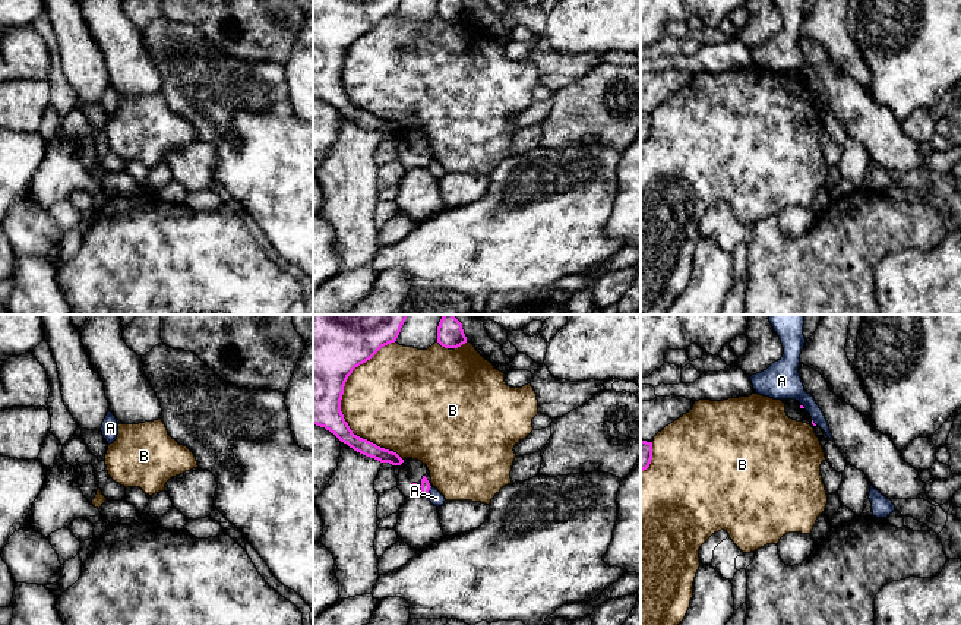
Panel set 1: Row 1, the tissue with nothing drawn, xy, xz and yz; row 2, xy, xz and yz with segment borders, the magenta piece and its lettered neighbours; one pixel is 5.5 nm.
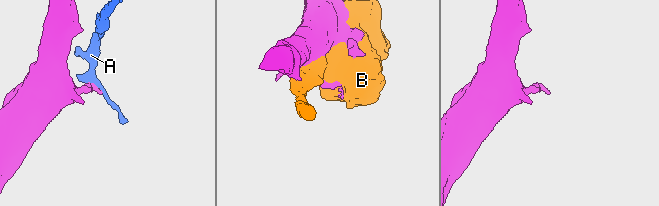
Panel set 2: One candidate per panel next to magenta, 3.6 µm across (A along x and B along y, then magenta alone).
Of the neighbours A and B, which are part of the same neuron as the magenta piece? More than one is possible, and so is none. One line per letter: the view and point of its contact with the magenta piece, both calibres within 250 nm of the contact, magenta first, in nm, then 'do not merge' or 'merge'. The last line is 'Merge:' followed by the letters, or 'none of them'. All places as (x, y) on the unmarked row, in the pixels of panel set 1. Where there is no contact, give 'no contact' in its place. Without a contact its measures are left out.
A: xz (429, 161) | 50/80 nm | do not merge
B: xz (340, 78) | 380/460 nm | do not merge
Merge: none of them

